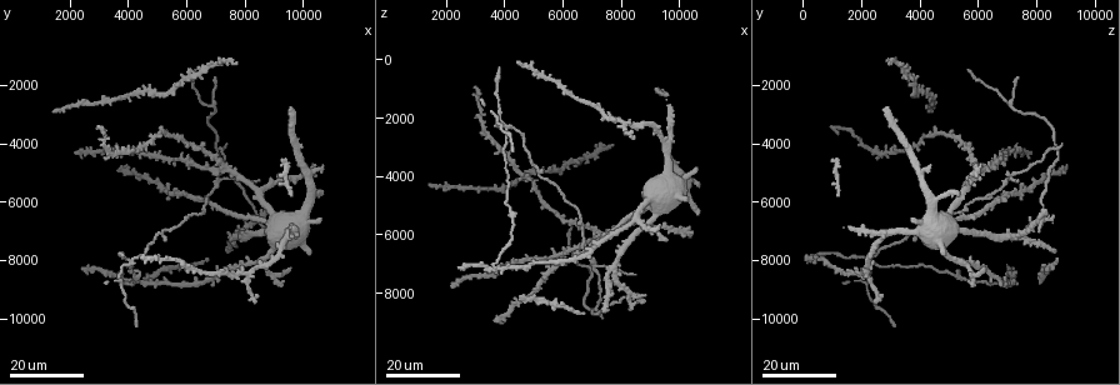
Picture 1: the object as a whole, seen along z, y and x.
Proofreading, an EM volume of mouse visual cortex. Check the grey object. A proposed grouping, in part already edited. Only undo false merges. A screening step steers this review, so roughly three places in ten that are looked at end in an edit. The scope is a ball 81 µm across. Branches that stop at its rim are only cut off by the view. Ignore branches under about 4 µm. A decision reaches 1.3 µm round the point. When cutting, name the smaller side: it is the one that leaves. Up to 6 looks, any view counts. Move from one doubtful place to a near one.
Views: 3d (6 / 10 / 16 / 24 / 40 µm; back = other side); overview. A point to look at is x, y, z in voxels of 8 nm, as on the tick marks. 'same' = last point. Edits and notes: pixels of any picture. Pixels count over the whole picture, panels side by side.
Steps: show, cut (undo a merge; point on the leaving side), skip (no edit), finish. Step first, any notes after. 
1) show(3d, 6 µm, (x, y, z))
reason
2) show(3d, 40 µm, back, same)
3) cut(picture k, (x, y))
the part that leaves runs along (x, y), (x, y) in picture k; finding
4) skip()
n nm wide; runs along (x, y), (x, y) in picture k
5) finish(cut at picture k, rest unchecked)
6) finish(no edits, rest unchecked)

show(3d, 16 µm, (3800, 8800, 2200))
a fork

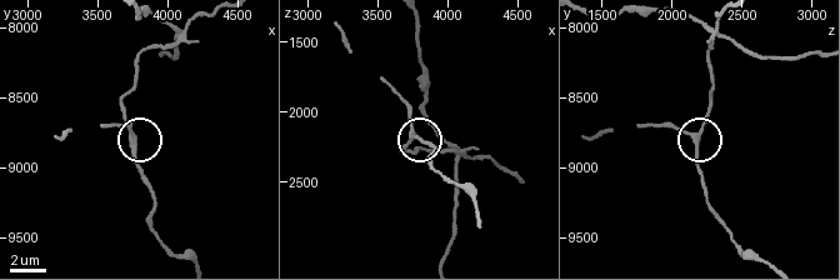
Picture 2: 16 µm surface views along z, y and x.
show(3d, 6 µm, (3760, 8800, 2140))

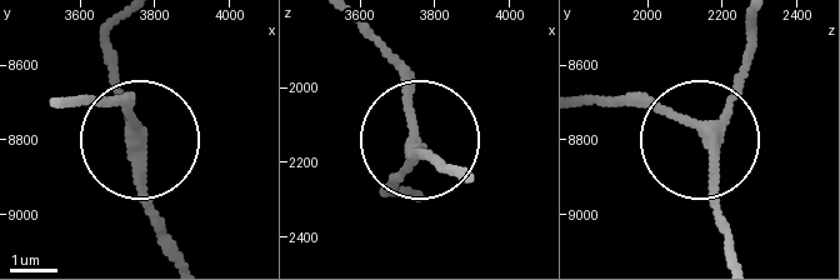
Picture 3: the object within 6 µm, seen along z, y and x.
show(3d, 6 µm, back, (3750, 8790, 2170))
other side

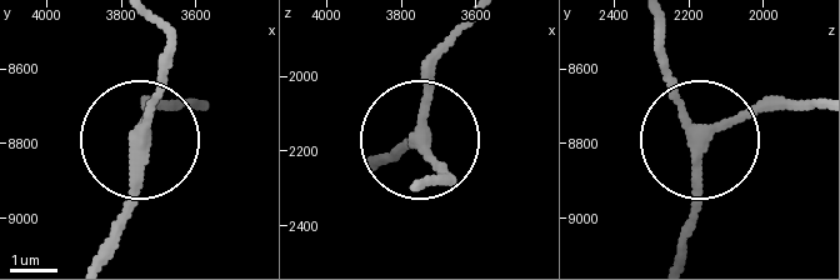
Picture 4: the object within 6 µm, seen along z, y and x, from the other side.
skip()
230 nm wide; one cell here

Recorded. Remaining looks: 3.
show(3d, 16 µm, (4000, 8000, 2400))
four or more arms meet

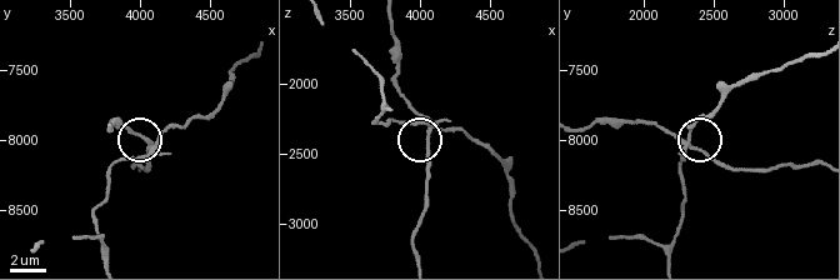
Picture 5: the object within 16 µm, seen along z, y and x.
show(3d, 6 µm, (4140, 7980, 2320))

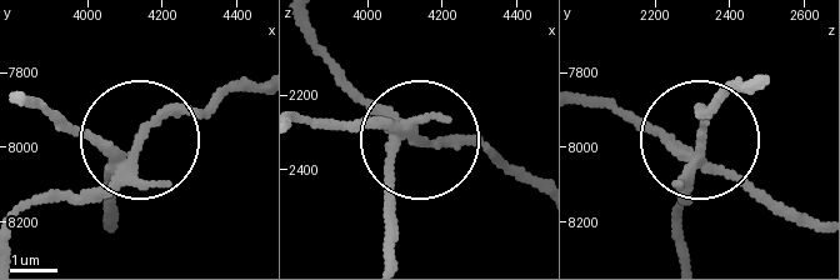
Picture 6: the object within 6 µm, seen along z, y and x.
cut(picture 6, (391, 191))
the part that leaves runs along (394, 138), (390, 254) in picture 6; two cells meet here

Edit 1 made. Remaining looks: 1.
finish(cut at picture 6, rest unchecked)

